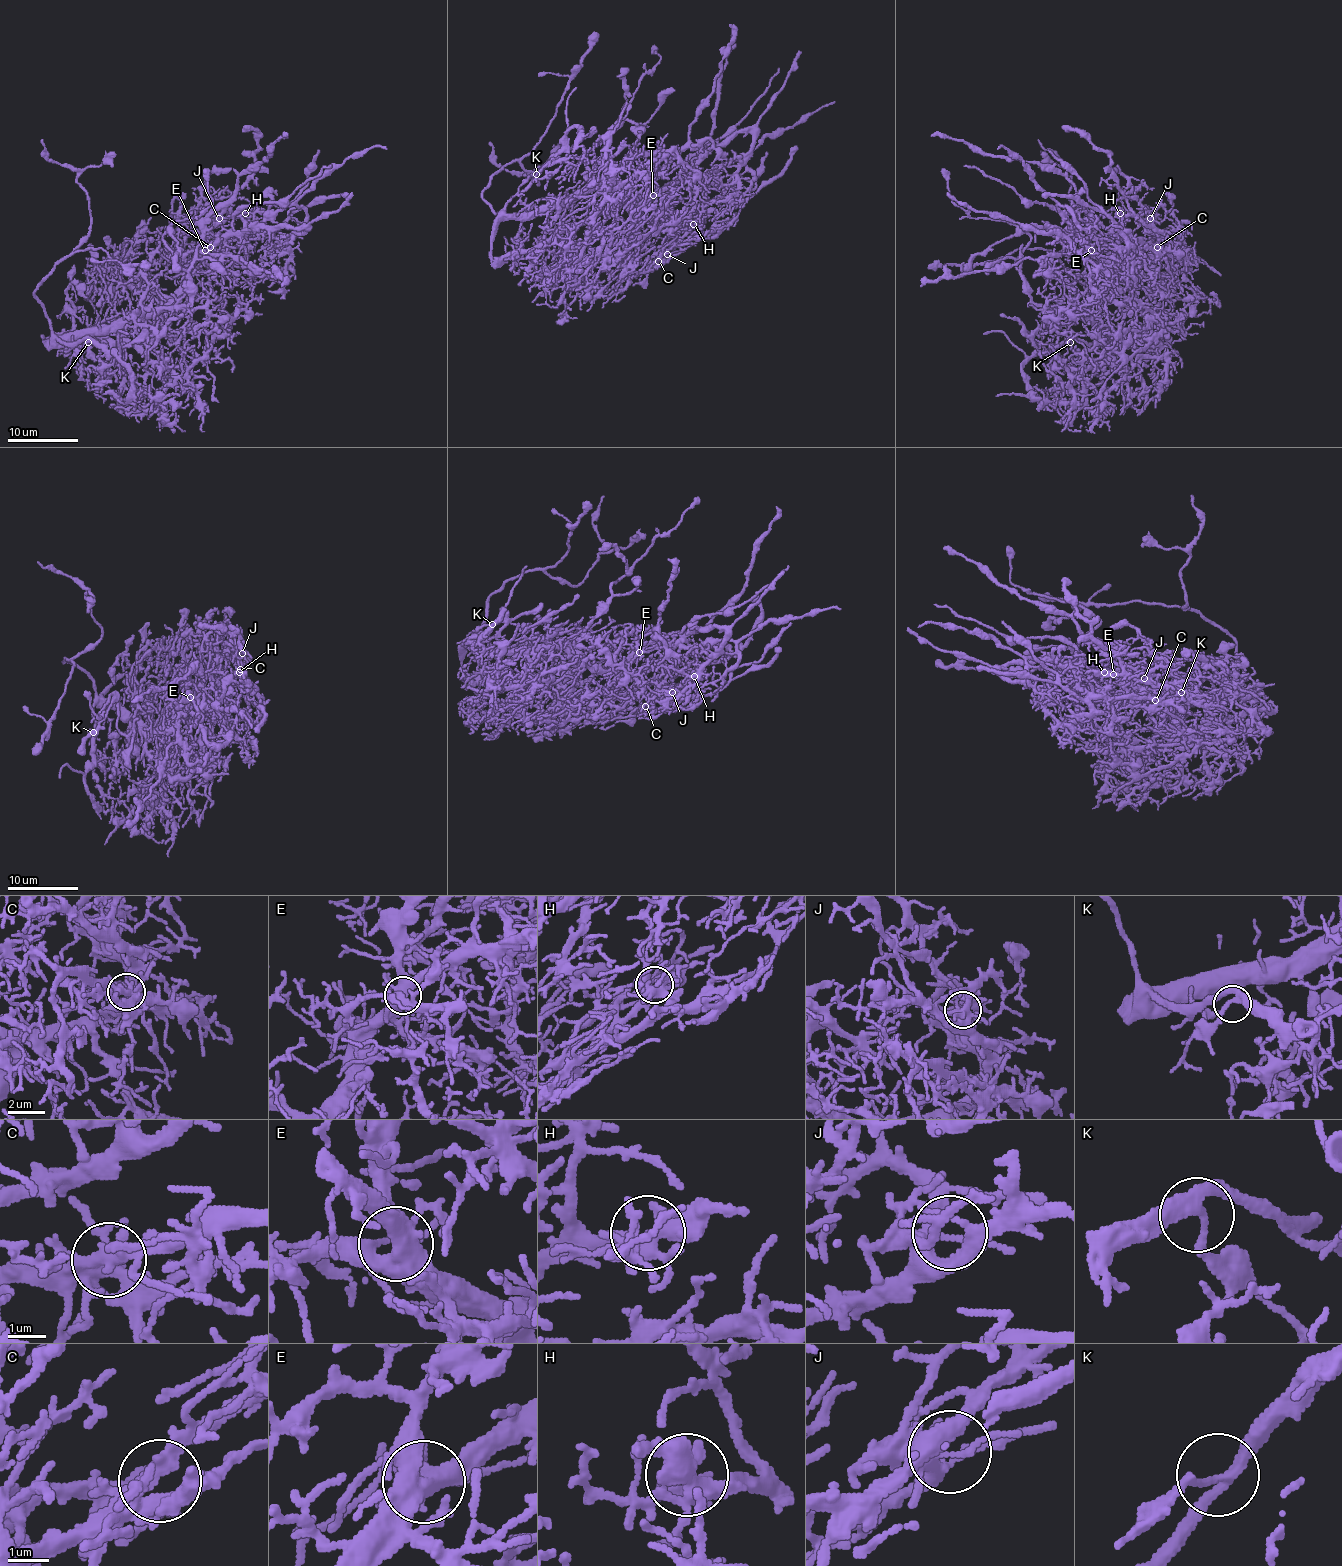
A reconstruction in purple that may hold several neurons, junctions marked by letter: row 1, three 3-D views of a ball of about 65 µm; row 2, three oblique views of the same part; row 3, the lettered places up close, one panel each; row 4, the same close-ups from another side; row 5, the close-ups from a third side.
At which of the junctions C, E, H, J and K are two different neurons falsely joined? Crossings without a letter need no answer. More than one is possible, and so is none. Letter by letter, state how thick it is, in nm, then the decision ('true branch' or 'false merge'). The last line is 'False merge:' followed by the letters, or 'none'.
C: 380 nm thick; true branch
E: 550 nm thick; true branch
H: 420 nm thick; true branch
J: 320 nm thick; true branch
K: 240 nm thick; true branch
False merge: none

